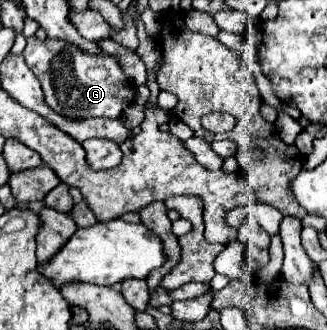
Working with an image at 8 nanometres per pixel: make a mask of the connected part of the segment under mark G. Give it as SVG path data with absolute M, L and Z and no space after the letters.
M37 36L27 38L23 58L31 72L39 78L45 102L55 102L55 110L67 110L67 118L119 118L123 110L135 100L135 88L125 78L117 60L101 54L87 56L75 46L69 46L61 40L39 40Z

